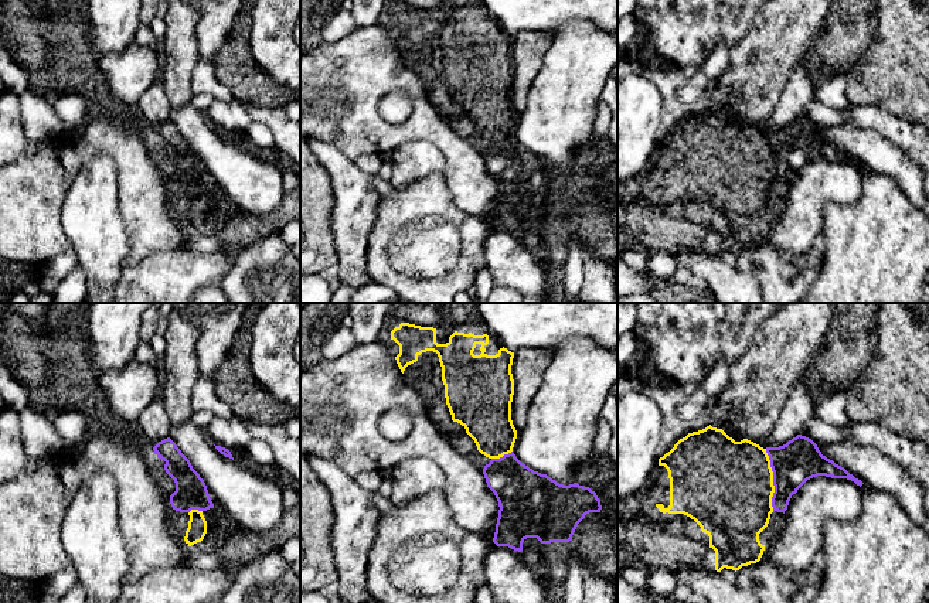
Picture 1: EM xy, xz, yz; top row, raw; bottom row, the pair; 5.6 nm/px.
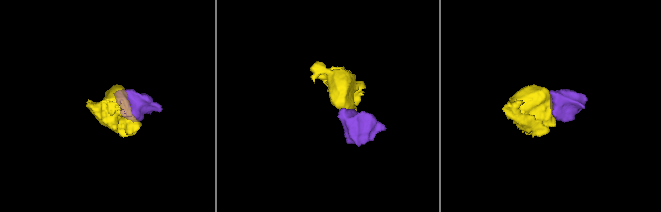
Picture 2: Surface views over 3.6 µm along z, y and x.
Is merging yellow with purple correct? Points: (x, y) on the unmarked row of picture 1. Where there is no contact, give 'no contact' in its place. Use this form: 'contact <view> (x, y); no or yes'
contact yz (772, 163); yes

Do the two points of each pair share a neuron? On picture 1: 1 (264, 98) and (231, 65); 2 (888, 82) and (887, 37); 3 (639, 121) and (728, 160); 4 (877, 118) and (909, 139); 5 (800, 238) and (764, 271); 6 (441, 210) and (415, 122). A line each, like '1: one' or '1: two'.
1: one
2: one
3: two
4: one
5: two
6: two

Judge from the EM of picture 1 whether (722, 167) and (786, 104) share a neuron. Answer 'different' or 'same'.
different

